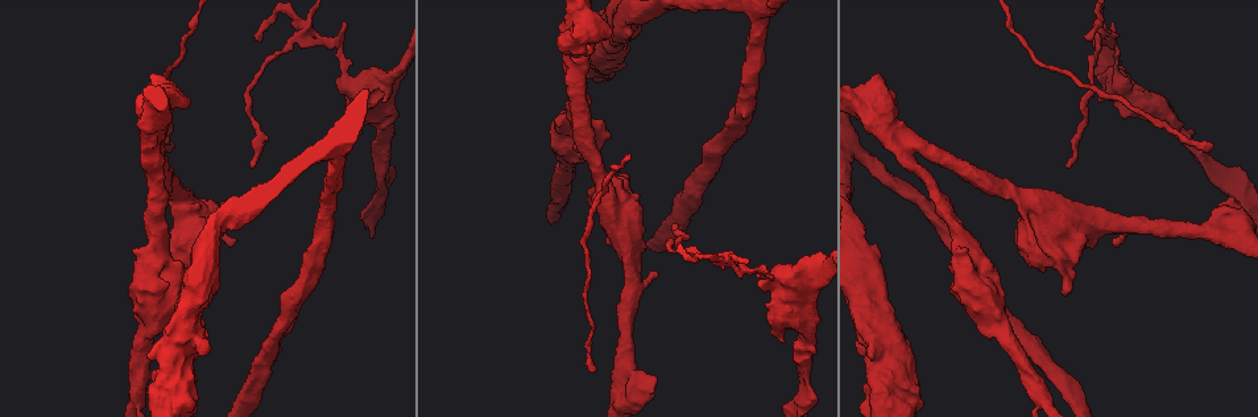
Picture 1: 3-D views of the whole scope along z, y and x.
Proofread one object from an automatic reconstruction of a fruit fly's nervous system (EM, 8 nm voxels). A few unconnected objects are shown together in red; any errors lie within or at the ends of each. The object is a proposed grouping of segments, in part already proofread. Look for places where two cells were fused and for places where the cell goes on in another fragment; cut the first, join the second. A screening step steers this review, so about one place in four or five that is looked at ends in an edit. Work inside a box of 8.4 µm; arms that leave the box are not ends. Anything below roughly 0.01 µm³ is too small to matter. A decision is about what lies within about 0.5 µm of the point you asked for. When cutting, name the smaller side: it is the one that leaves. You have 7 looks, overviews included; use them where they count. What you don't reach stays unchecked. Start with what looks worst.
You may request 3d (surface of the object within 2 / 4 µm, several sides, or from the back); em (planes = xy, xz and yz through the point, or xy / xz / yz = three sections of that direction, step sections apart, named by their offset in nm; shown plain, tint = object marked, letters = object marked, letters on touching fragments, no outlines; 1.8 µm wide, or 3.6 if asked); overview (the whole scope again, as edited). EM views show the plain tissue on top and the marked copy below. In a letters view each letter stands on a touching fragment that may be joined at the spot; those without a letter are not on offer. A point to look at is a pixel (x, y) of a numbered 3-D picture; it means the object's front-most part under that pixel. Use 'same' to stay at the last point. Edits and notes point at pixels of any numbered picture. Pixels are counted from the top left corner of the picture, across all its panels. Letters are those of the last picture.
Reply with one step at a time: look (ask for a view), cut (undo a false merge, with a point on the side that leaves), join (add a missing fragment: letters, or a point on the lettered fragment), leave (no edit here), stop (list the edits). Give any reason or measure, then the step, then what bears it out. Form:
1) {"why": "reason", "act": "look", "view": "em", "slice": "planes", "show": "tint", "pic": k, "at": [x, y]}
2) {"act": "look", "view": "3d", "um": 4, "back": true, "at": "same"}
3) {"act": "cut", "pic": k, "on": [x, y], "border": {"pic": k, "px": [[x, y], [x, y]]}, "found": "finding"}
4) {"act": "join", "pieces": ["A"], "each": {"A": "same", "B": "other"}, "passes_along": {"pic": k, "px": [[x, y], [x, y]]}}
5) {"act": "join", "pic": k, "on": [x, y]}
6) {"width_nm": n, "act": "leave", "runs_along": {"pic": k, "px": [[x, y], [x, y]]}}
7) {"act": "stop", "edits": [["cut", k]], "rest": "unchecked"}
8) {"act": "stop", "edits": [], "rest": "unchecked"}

{"act": "look", "view": "em", "slice": "xz", "step": 4, "show": "tint", "pic": 1, "at": [152, 150]}

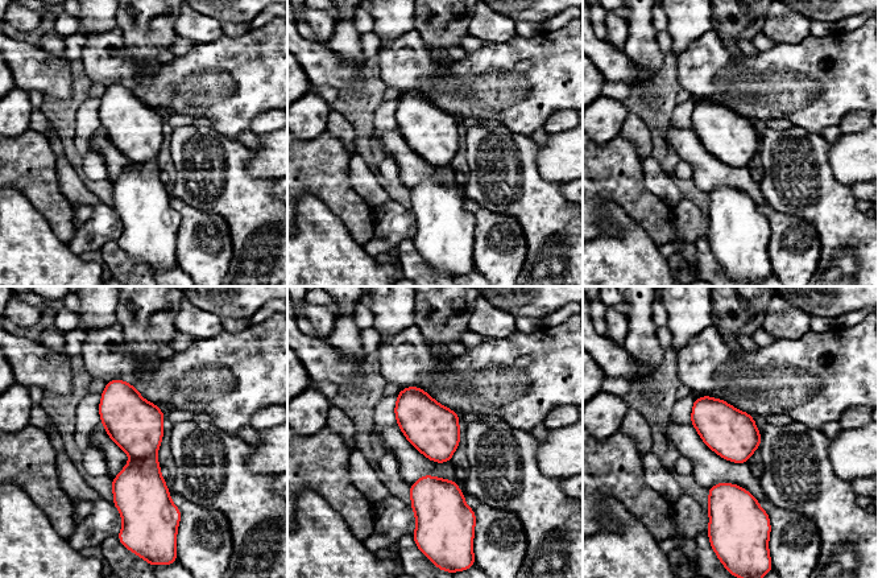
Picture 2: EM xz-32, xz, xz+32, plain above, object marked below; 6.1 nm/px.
{"why": "another direction", "act": "look", "view": "em", "slice": "planes", "show": "letters", "at": "same"}

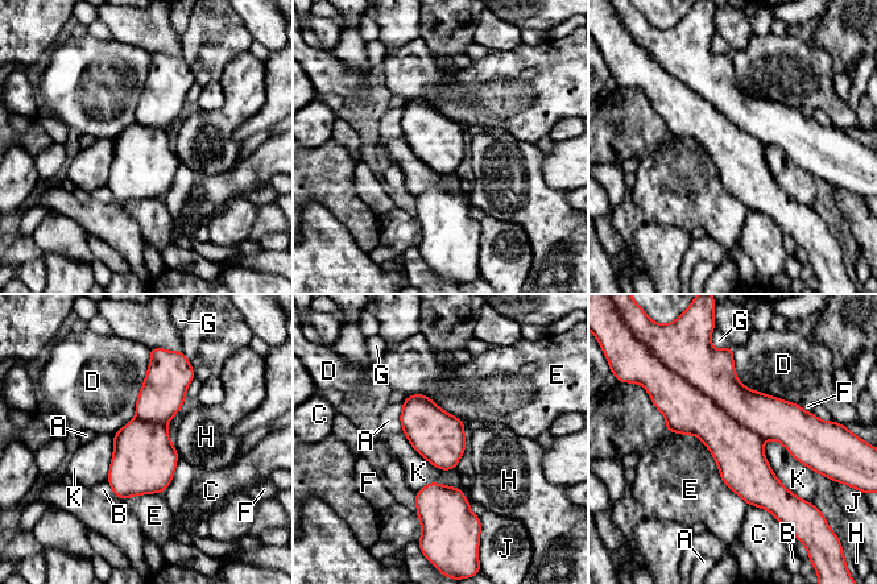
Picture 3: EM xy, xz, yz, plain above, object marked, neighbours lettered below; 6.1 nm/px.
{"width_nm": 320, "act": "cut", "pic": 3, "on": [687, 410], "each": {"A": "other", "B": "other", "C": "other", "D": "other", "E": "other", "F": "other", "G": "other", "H": "other", "J": "other", "K": "other"}, "border": {"pic": 3, "px": [[677, 372], [764, 440]]}, "found": "a second cell is stuck on"}

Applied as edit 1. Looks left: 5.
{"act": "look", "view": "overview"}

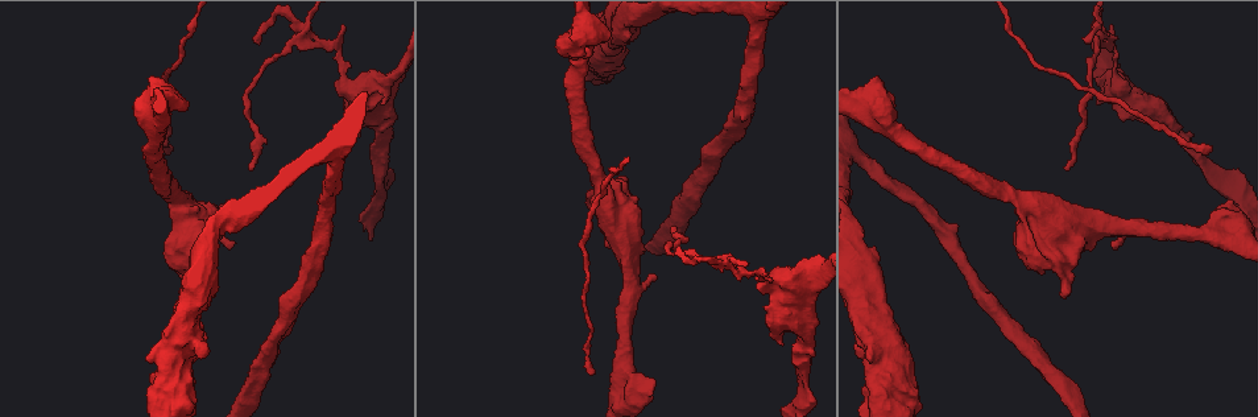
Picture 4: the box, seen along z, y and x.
{"why": "sharp bend", "act": "look", "view": "3d", "um": 4, "pic": 4, "at": [302, 31]}

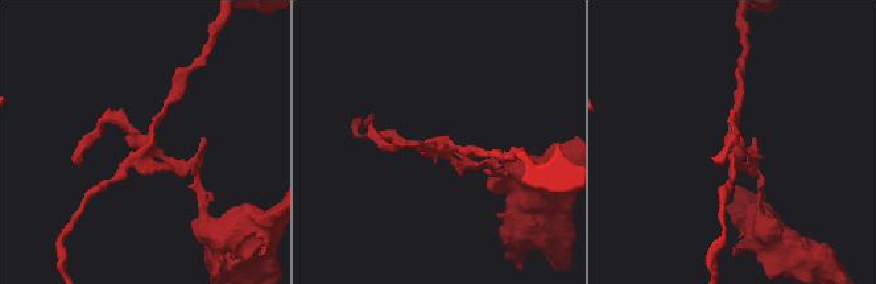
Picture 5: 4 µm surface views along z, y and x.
{"act": "look", "view": "em", "slice": "planes", "show": "letters", "pic": 5, "at": [741, 149]}

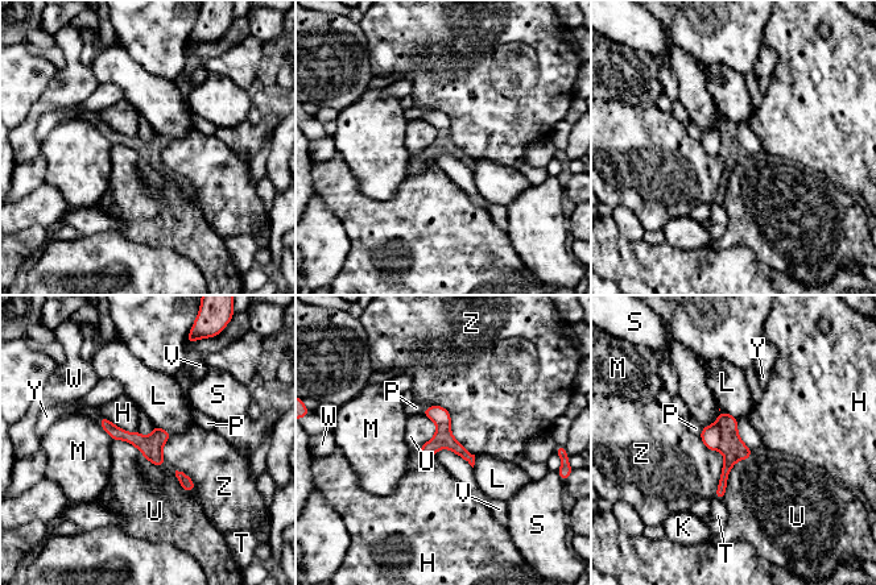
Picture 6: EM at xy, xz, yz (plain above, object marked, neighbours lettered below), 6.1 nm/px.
{"width_nm": 110, "act": "leave", "each": {"H": "other", "K": "other", "L": "other", "M": "other", "P": "other", "S": "other", "T": "other", "U": "other", "V": "other", "W": "other", "Y": "other", "Z": "other"}, "border": {"pic": 6, "px": [[734, 464], [722, 500]]}, "found": "one cell here"}

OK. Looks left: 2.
{"why": "sudden change in width", "act": "look", "view": "em", "um": 3.6, "slice": "planes", "show": "letters", "pic": 4, "at": [1023, 200]}

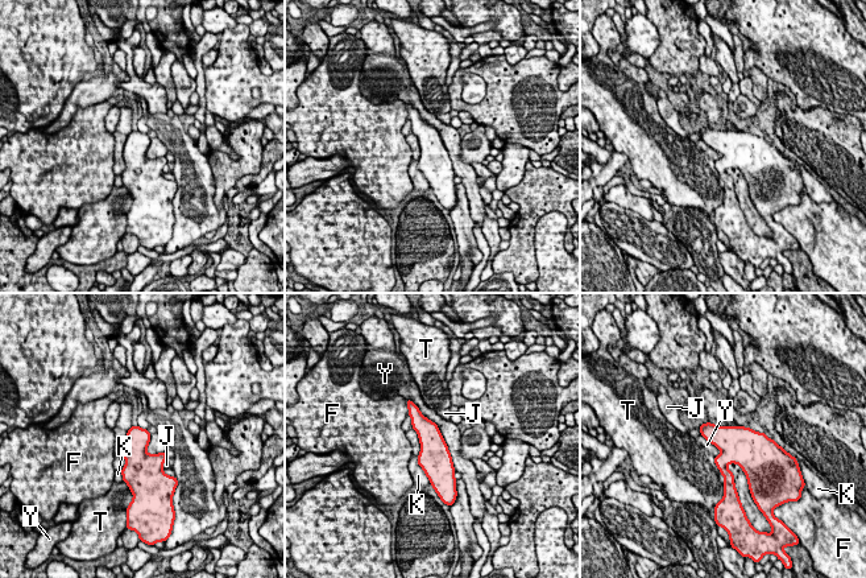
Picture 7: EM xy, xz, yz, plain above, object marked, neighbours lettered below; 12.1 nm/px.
{"width_nm": 300, "act": "leave", "each": {"F": "other", "J": "other", "K": "other", "T": "other", "Y": "other"}, "border": {"pic": 7, "px": [[411, 400], [436, 425], [455, 471]]}, "found": "one cell here"}

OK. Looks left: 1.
{"act": "stop", "edits": [["cut", 3]], "rest": "unchecked"}

